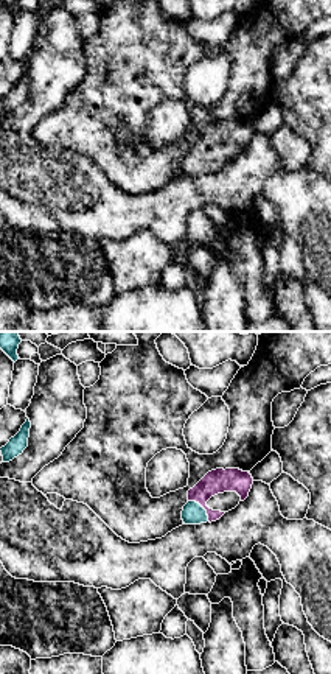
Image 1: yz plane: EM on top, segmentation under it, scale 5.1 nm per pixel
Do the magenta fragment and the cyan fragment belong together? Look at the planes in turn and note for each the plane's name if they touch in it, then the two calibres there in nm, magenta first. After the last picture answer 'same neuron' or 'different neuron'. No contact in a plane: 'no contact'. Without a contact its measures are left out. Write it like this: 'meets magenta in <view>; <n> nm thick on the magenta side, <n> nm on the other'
meets magenta in yz; 130 nm thick on the magenta side, 110 nm on the other

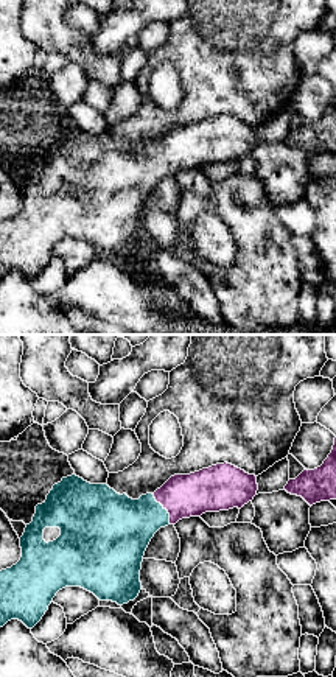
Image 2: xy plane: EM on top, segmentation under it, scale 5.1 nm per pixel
meets magenta in xy; 220 nm thick on the magenta side, 320 nm on the other

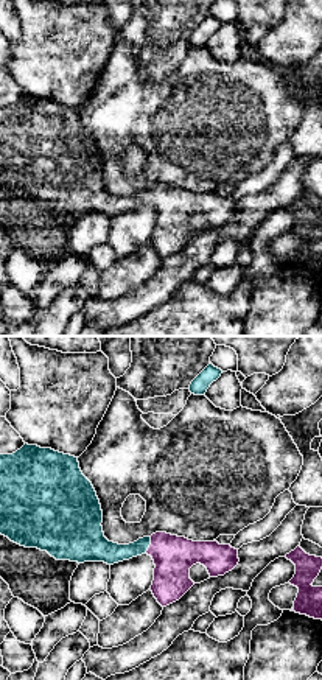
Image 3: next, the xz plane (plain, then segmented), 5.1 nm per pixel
meets magenta in xz; 220 nm thick on the magenta side, 120 nm on the other

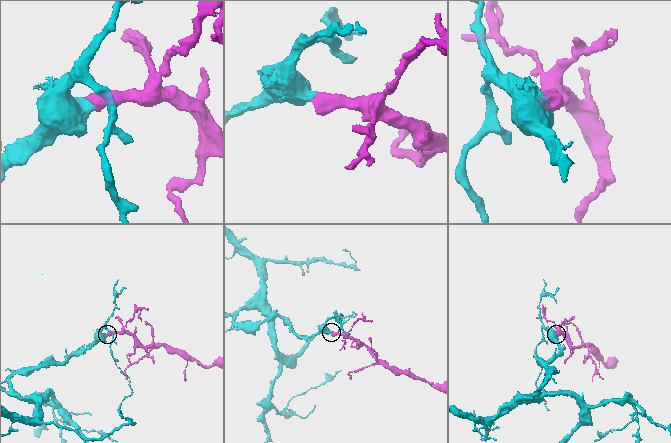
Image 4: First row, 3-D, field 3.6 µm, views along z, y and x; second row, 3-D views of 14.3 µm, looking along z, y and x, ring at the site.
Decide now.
same neuron

